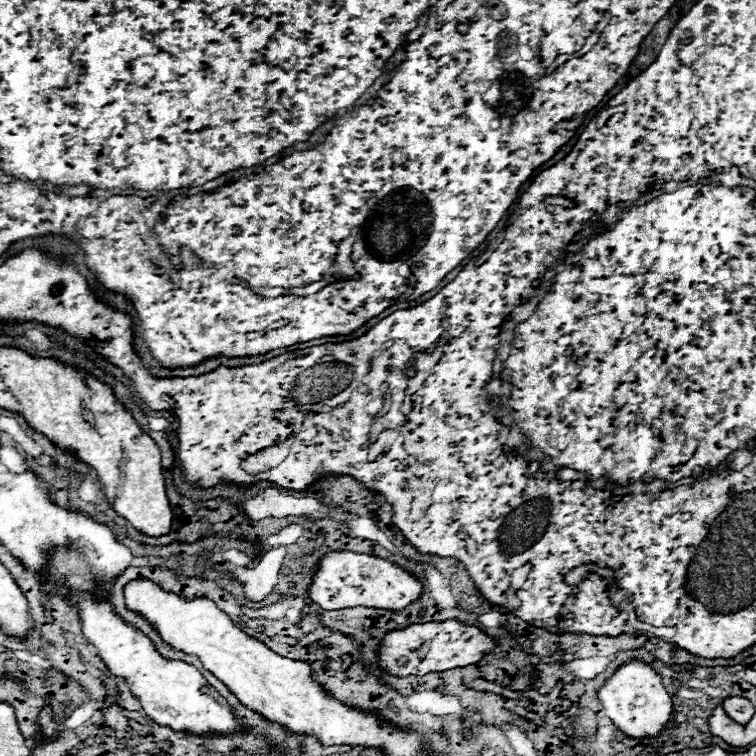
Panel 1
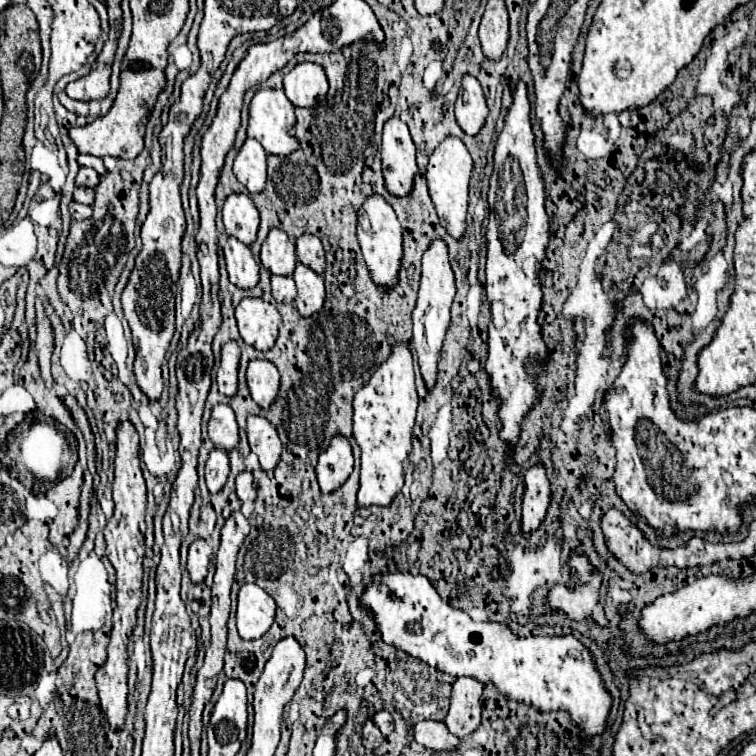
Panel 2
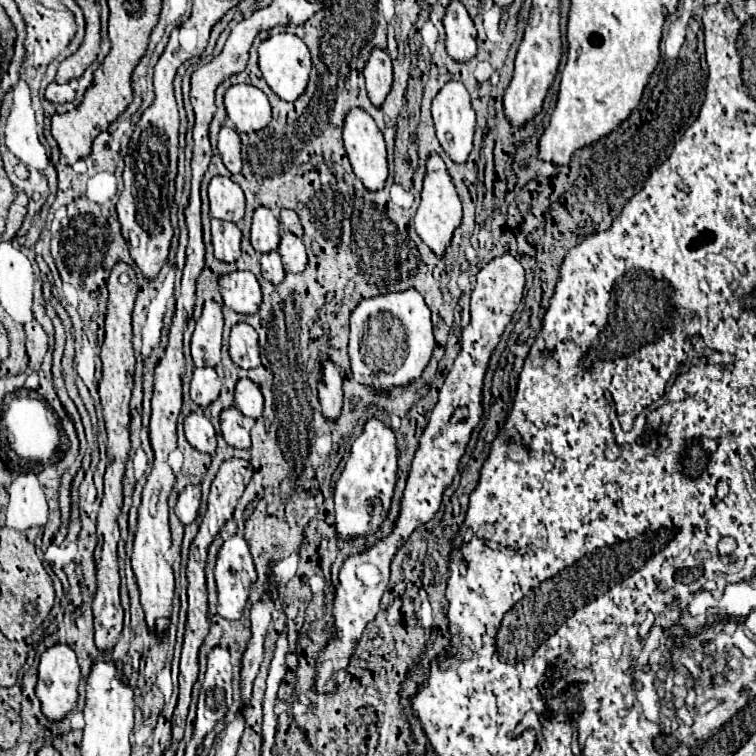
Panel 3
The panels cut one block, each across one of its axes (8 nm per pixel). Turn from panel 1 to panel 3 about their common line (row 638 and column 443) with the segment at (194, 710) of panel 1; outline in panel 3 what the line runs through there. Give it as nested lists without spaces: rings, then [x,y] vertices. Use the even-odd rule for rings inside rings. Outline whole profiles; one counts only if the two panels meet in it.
[[[448,82],[438,96],[432,102],[432,118],[434,118],[434,130],[440,146],[450,156],[452,162],[464,164],[472,152],[472,136],[476,128],[476,114],[470,104],[470,94],[464,88],[462,82]]]

